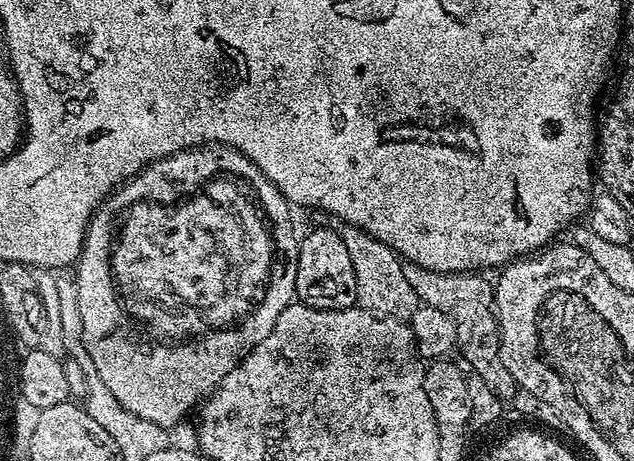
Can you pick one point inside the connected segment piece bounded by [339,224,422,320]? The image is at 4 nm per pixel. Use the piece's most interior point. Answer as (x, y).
(383, 288)

